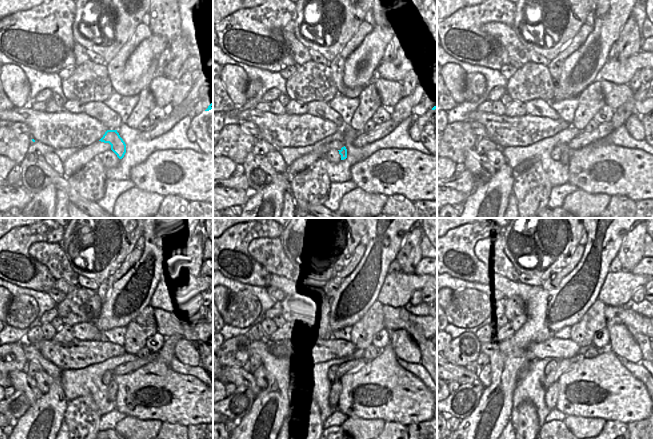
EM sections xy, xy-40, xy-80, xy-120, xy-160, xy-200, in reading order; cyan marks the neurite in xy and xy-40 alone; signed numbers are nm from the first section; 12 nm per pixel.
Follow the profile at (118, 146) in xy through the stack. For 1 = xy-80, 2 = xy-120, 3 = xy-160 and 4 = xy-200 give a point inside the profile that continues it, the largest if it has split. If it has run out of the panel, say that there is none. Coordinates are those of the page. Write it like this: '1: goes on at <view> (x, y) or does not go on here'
1: goes on at xy-80 (566, 152)
2: goes on at xy-120 (112, 387)
3: goes on at xy-160 (335, 388)
4: goes on at xy-200 (551, 396)

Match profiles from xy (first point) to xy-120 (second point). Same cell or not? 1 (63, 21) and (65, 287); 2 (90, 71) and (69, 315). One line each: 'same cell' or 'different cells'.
1: different cells
2: same cell

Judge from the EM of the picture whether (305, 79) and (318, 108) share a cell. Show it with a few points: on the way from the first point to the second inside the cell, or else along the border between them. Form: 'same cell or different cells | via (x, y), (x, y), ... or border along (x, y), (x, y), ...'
different cells | border along (327, 102), (309, 101), (306, 103)

